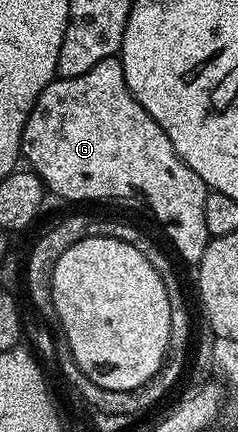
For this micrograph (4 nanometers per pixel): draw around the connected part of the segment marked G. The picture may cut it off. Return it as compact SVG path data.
M116 56L98 62L98 66L94 66L86 74L53 79L52 83L46 86L46 90L42 90L34 110L28 115L28 121L20 139L20 146L23 159L25 161L28 159L27 167L39 176L45 189L51 195L53 192L54 195L61 196L64 200L112 200L115 196L128 196L131 192L137 192L148 203L149 210L156 215L157 222L164 227L165 234L172 239L172 244L180 251L181 258L186 263L192 264L191 266L199 265L210 239L206 230L206 198L210 190L202 182L202 178L198 178L198 174L194 174L194 170L190 170L190 166L186 166L186 162L182 162L182 158L178 158L178 154L174 150L174 146L170 146L170 138L166 138L162 126L158 126L158 122L154 122L150 118L150 114L146 114L146 110L134 98L134 94L126 82L124 67L120 65Z

